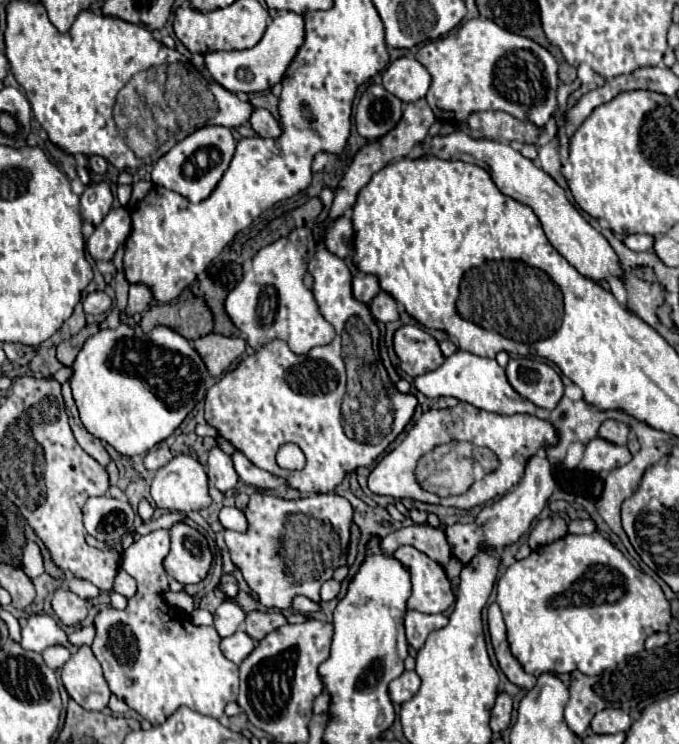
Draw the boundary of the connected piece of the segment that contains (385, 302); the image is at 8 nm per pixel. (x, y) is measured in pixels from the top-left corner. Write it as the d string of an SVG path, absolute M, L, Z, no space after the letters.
M385 291L377 293L377 297L369 303L369 311L371 311L373 319L377 319L381 323L389 323L389 321L397 321L399 319L397 301Z

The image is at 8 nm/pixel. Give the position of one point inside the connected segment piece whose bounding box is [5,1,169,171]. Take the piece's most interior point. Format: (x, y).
(71, 79)

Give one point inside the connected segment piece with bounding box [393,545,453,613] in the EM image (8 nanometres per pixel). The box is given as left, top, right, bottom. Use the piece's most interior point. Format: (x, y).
(431, 593)

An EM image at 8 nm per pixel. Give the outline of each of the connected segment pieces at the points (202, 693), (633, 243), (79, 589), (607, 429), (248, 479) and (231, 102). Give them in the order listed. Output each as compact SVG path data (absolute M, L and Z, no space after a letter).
M157 529L123 551L121 567L131 571L137 581L137 593L129 599L125 611L107 607L95 617L97 635L91 649L103 667L111 693L121 697L151 725L161 725L181 705L219 719L225 705L237 699L239 665L221 653L221 637L215 627L193 625L189 615L167 607L161 599L159 593L167 591L169 579L163 569L169 541L169 529Z
M627 235L623 243L633 251L649 251L649 249L653 249L653 237L651 235Z
M71 579L71 581L69 581L69 587L71 587L71 591L75 591L81 599L93 599L93 597L99 597L101 593L105 593L105 595L111 595L111 593L113 593L113 589L111 589L111 591L103 591L103 589L97 589L93 583L83 581L83 579Z
M603 421L599 429L599 437L613 443L613 445L627 445L629 427L619 421Z
M241 451L233 453L233 463L235 463L235 471L237 471L239 479L247 485L253 485L257 489L277 489L281 485L287 485L285 479L275 477L269 471L255 467Z
M213 83L213 87L217 87L217 91L213 91L213 95L215 95L215 101L219 105L219 113L217 113L217 117L213 117L209 121L209 125L223 125L223 127L245 125L249 121L251 111L253 111L251 103L241 101L235 93L223 89L217 83Z

